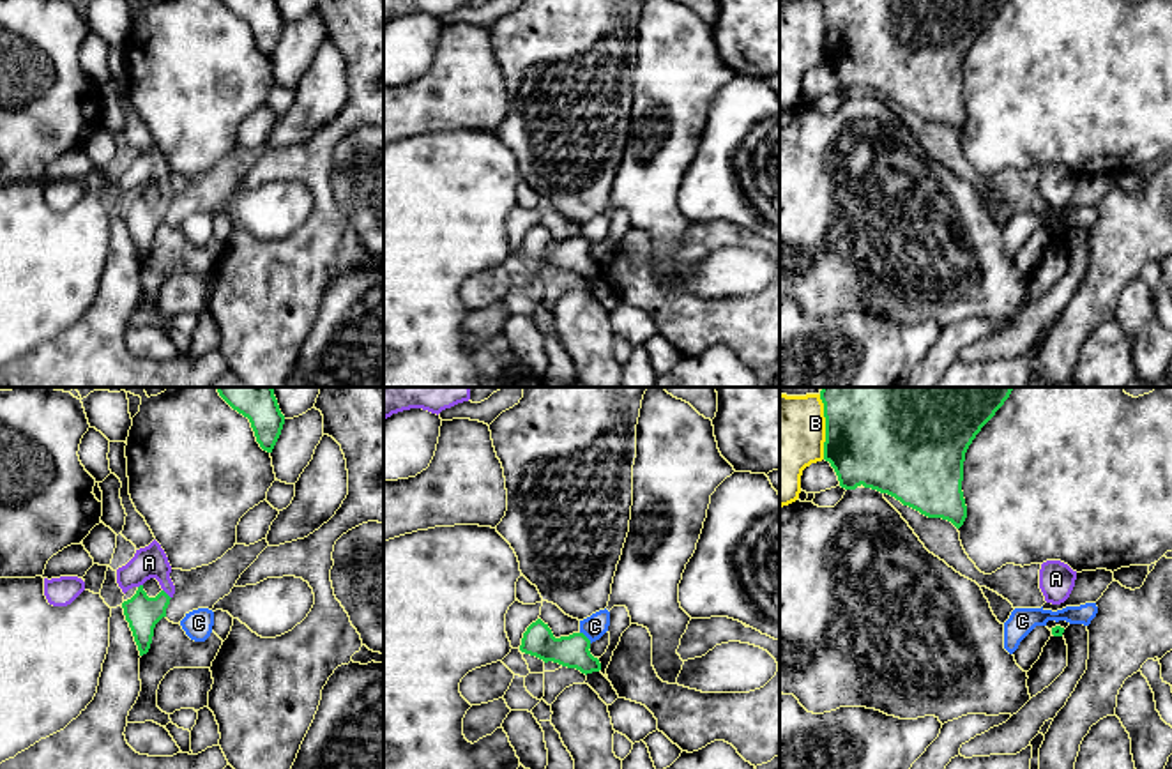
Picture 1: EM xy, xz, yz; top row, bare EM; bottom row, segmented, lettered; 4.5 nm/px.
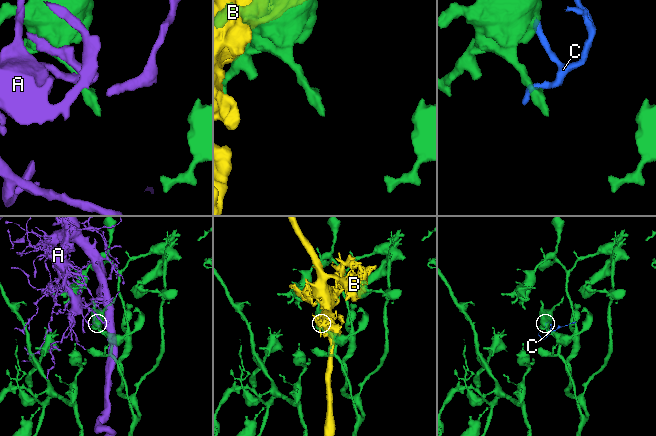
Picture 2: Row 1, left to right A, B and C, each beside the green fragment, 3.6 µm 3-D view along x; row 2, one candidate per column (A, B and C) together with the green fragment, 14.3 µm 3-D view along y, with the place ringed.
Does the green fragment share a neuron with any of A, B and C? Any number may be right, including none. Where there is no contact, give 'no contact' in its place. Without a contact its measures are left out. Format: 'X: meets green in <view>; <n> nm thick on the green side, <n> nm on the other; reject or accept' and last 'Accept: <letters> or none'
A: meets green in xy; 160 nm thick on the green side, 140 nm on the other; reject
B: meets green in yz; 500 nm thick on the green side, 380 nm on the other; reject
C: meets green in xz; 150 nm thick on the green side, 110 nm on the other; reject
Accept: none

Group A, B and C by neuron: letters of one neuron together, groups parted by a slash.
A / B / C

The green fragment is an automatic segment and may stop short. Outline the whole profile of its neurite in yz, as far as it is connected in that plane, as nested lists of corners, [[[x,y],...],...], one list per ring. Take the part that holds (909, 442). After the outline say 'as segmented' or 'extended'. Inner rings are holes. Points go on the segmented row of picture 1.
[[[822,387],[820,400],[826,417],[824,460],[834,468],[840,486],[856,490],[857,486],[887,493],[928,518],[942,518],[960,529],[967,518],[967,506],[962,491],[965,453],[981,428],[1009,398],[1013,387]]]; as segmented

